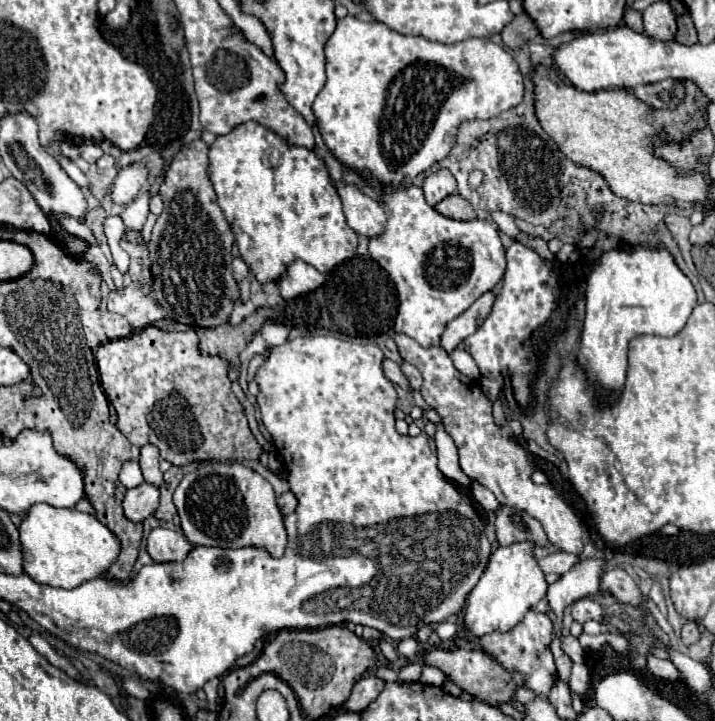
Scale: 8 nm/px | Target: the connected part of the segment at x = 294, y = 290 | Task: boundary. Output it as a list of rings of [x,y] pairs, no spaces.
[[[294,260],[286,266],[284,274],[276,280],[278,282],[278,290],[282,298],[294,298],[300,296],[302,292],[312,292],[314,288],[318,288],[318,284],[322,284],[324,274],[320,274],[314,266],[302,262],[302,260]]]

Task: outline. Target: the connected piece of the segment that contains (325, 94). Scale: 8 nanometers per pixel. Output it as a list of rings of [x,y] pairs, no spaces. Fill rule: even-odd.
[[[346,16],[342,20],[338,20],[334,34],[324,44],[324,52],[326,52],[328,82],[314,102],[314,114],[318,118],[320,134],[326,142],[326,146],[334,152],[334,156],[344,166],[348,166],[352,170],[368,168],[378,182],[388,184],[388,186],[400,186],[406,178],[414,178],[414,176],[430,170],[432,164],[444,160],[448,156],[452,144],[454,144],[454,136],[456,136],[458,124],[462,120],[472,120],[472,118],[484,118],[486,120],[490,116],[498,116],[500,112],[518,106],[524,98],[524,76],[520,74],[516,60],[512,58],[512,54],[506,48],[502,48],[500,44],[496,44],[488,38],[472,38],[472,40],[464,40],[464,42],[458,42],[458,44],[442,44],[442,42],[430,42],[422,36],[404,36],[404,34],[388,28],[382,22],[364,22],[364,20],[358,20],[354,16]]]

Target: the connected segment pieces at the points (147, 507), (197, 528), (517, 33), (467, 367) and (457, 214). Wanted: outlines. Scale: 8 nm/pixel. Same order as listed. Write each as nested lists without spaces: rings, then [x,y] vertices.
[[[142,482],[140,486],[128,490],[124,496],[126,518],[134,522],[142,522],[148,516],[152,516],[158,504],[160,504],[160,490],[148,482]]]
[[[202,462],[188,472],[174,492],[182,530],[192,544],[218,548],[262,546],[278,558],[286,548],[284,518],[276,506],[274,488],[256,470],[240,462]]]
[[[522,12],[522,14],[518,14],[518,16],[514,16],[514,20],[502,30],[502,42],[506,44],[506,46],[512,46],[512,48],[518,48],[522,42],[526,42],[526,40],[530,40],[530,38],[534,38],[538,32],[536,32],[536,22],[526,14],[526,12]]]
[[[454,350],[450,356],[452,356],[454,366],[456,366],[462,374],[470,376],[472,380],[478,380],[478,378],[480,378],[480,370],[478,370],[474,358],[472,358],[466,350]]]
[[[450,194],[450,196],[446,196],[446,198],[440,200],[434,208],[436,208],[442,216],[452,218],[452,220],[474,220],[474,218],[476,218],[474,208],[472,208],[470,202],[464,200],[460,194]]]

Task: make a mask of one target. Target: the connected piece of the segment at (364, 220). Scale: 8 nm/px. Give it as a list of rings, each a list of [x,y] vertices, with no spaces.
[[[332,180],[332,184],[336,186],[338,196],[342,200],[348,226],[354,228],[358,234],[364,234],[366,238],[378,236],[378,232],[382,232],[382,224],[386,222],[382,206],[370,196],[362,194],[356,184],[340,180]]]

